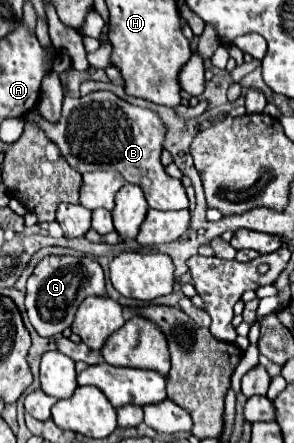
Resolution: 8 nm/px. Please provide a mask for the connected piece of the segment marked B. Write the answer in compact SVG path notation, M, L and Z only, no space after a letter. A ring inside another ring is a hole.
M91 92L83 98L63 98L63 116L57 124L45 122L41 116L33 116L51 140L59 146L61 154L77 172L93 170L117 170L131 184L139 184L149 208L155 210L183 210L189 206L189 198L181 180L165 174L161 164L161 142L165 136L163 122L147 108L131 106L117 98L113 92Z

